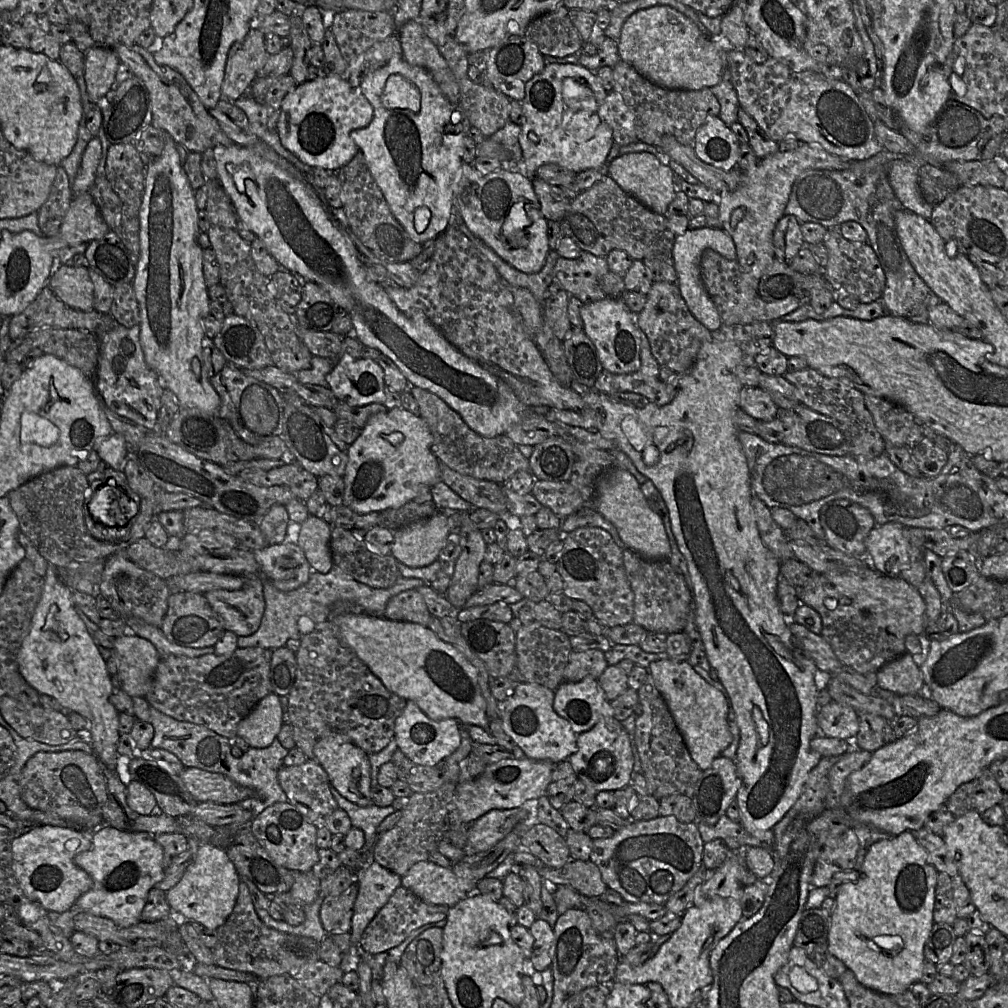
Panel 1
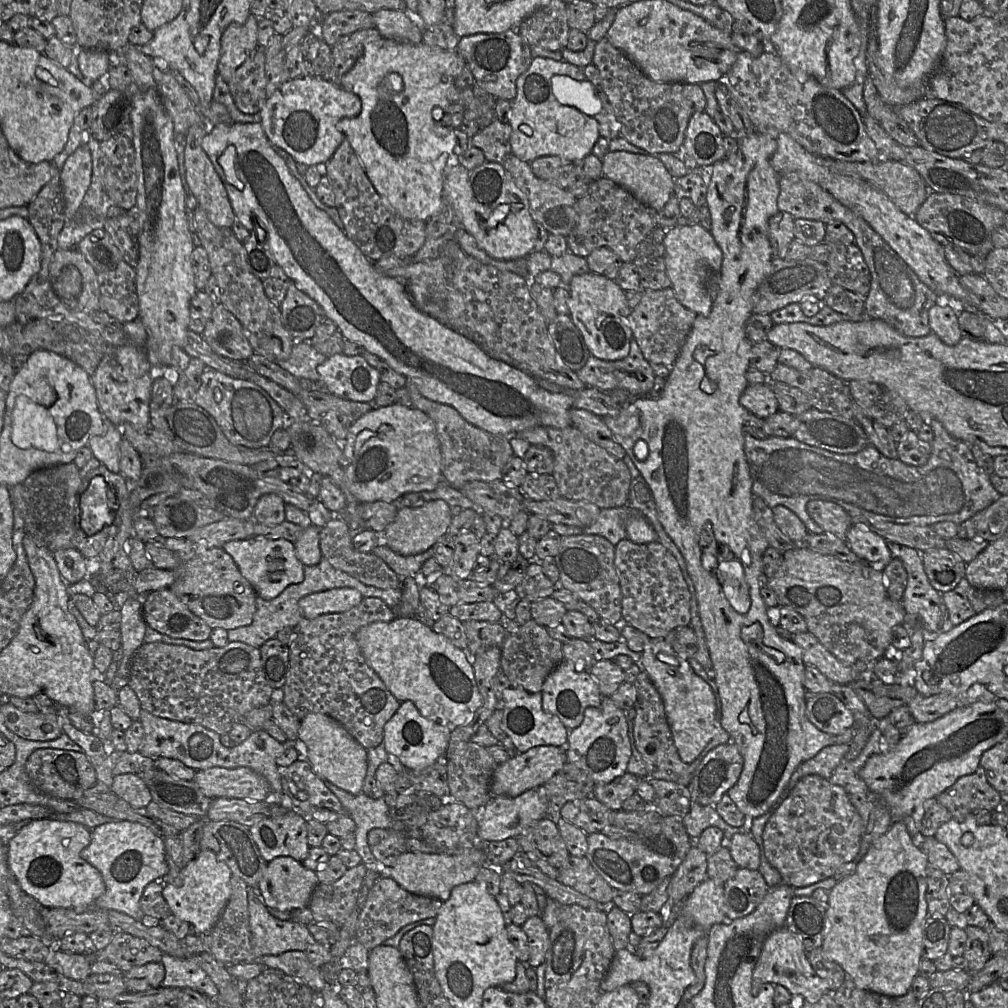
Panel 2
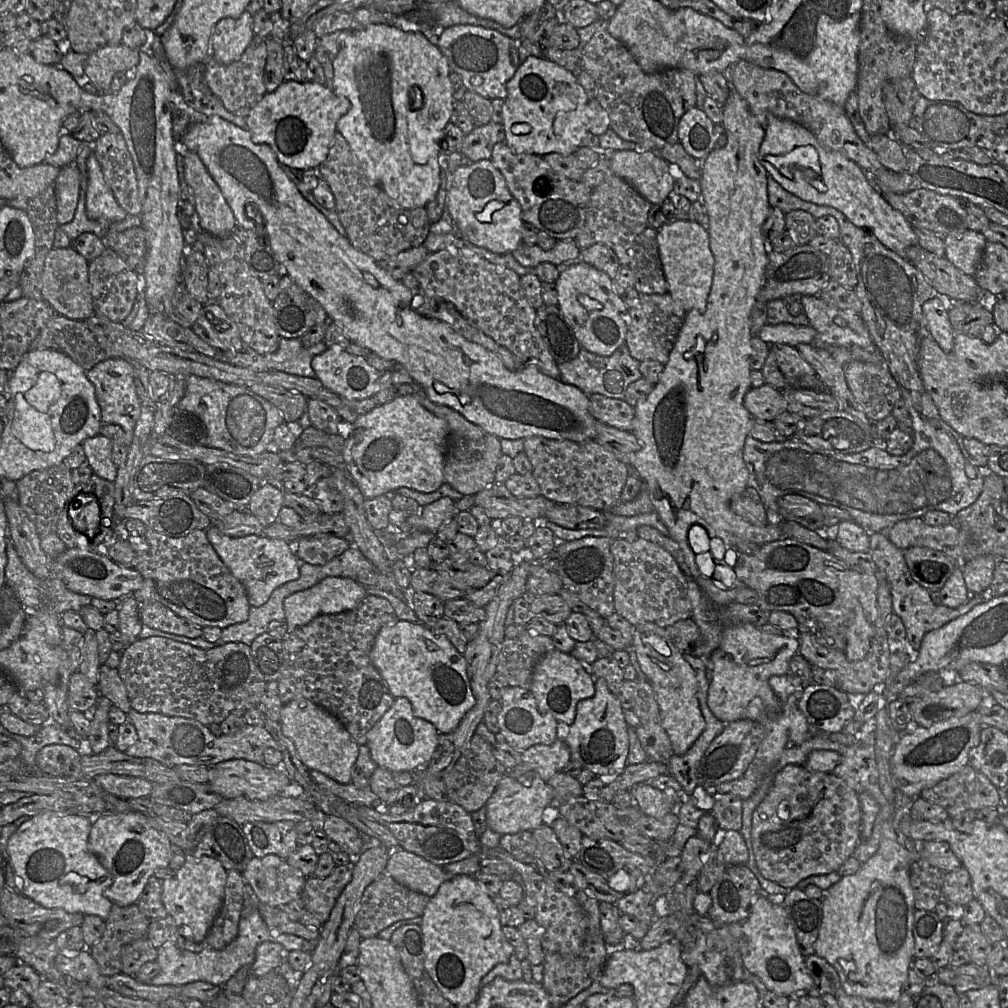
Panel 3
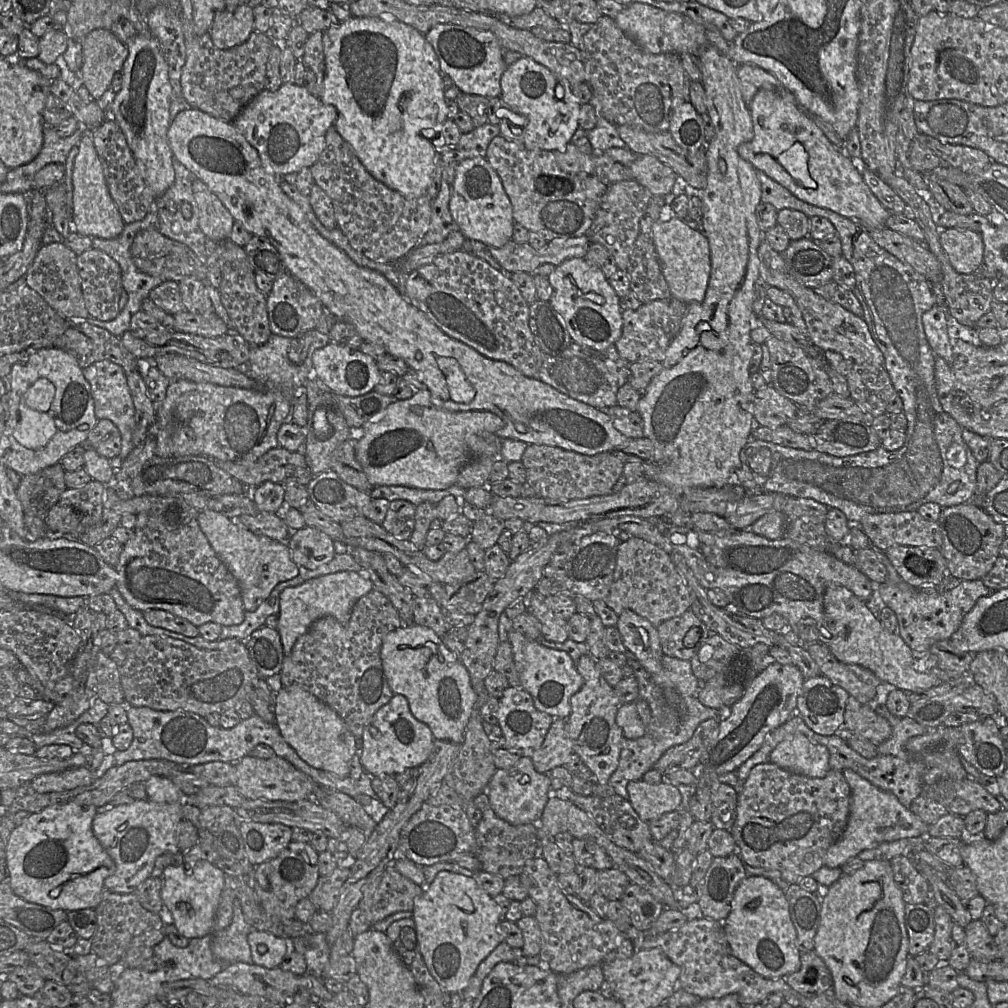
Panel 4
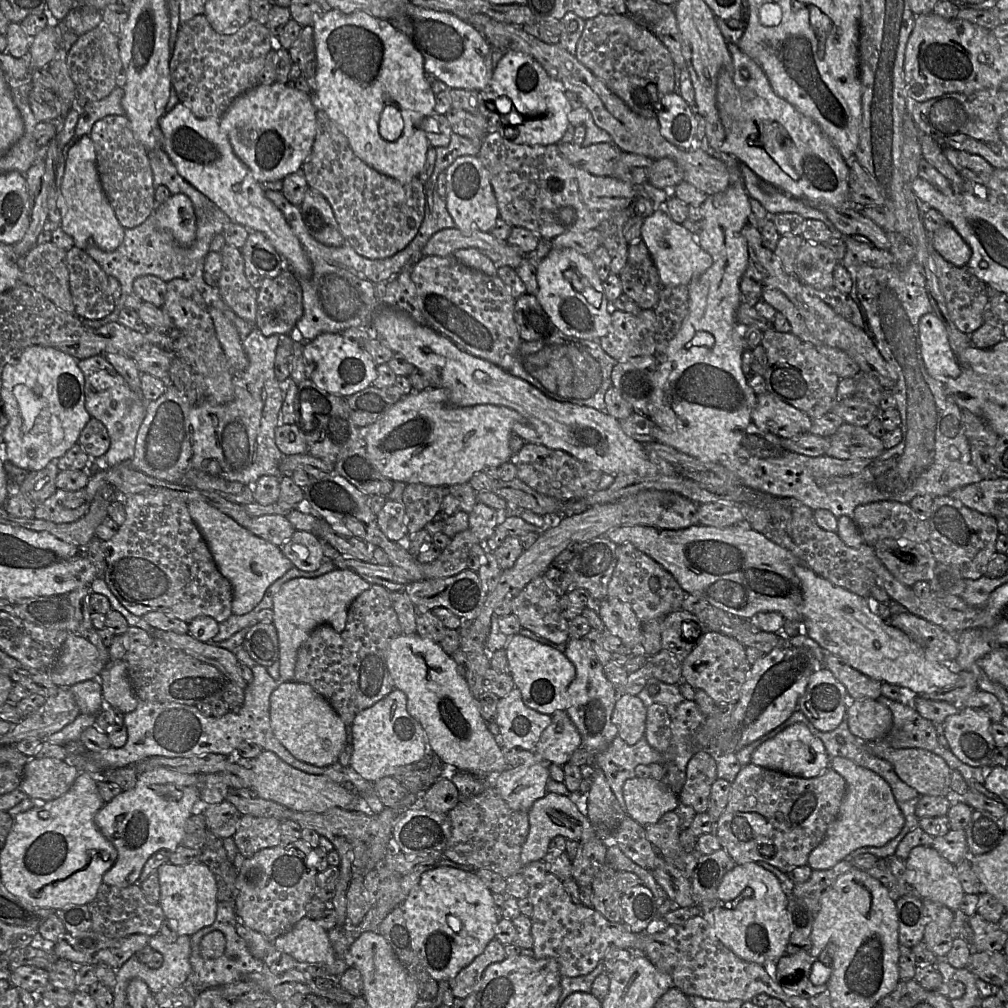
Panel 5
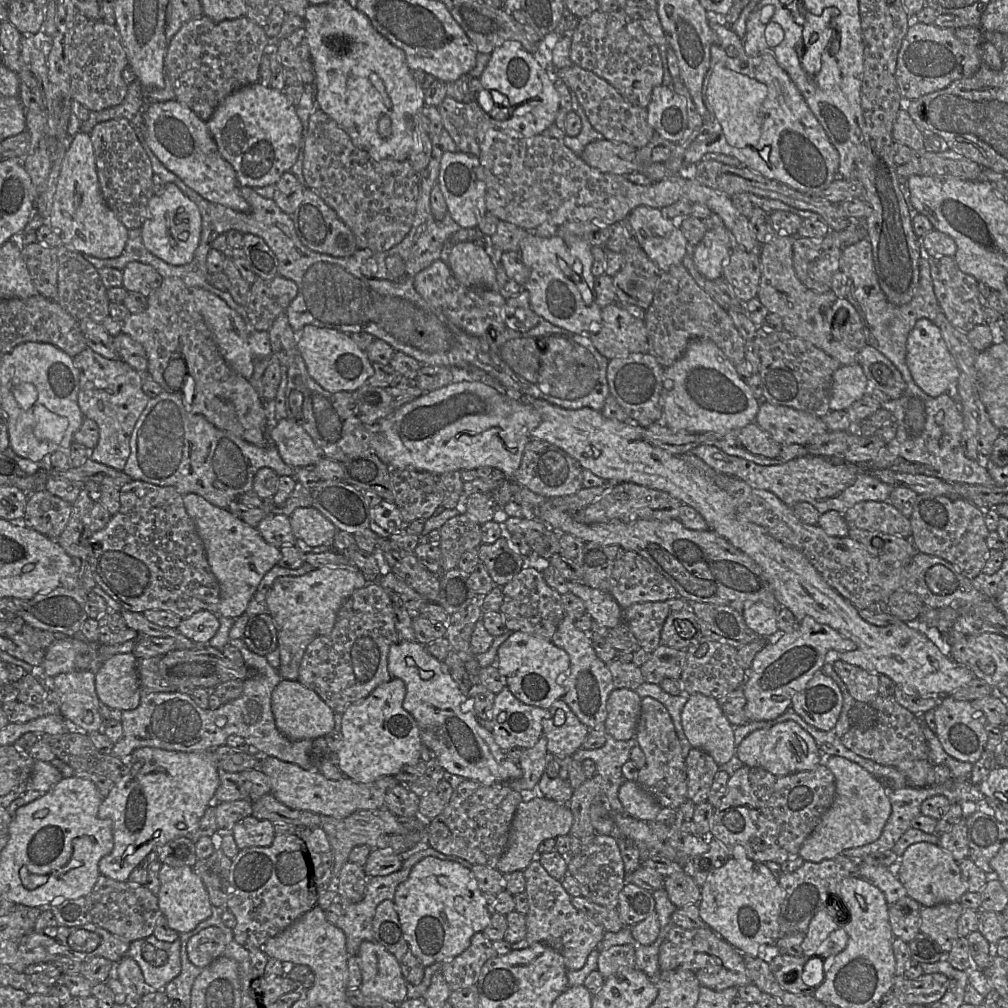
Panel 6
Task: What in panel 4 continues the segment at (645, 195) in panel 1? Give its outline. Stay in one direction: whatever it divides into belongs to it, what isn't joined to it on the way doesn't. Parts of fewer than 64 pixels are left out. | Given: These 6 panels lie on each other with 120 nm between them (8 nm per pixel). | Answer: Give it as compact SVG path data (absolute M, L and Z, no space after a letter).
M641 155L630 166L633 180L646 188L652 196L670 197L678 175L668 165L652 155Z

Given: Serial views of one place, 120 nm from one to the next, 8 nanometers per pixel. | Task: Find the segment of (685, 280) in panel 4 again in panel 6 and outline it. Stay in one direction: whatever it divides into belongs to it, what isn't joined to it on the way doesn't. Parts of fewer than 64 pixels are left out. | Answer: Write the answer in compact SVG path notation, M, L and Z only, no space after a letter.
M639 206L625 221L648 257L663 272L681 264L691 251L678 221L669 219L659 208Z

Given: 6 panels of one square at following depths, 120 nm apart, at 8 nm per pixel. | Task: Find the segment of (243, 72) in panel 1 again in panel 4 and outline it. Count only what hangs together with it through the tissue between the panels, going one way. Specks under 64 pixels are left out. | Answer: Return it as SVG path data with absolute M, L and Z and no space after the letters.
M239 3L216 12L208 33L215 47L230 49L244 43L253 31L253 8Z

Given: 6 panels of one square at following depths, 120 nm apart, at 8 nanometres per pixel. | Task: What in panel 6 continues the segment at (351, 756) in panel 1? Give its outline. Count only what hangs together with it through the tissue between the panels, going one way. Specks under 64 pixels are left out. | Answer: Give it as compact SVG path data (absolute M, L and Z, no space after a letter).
M282 679L272 692L271 706L277 728L291 740L325 737L334 730L334 710L298 680Z

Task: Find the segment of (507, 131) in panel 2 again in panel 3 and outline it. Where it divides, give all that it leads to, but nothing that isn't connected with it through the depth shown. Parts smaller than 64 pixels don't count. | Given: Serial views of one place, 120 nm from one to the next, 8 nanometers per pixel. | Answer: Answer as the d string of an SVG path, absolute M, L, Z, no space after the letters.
M490 121L484 126L476 126L464 136L459 152L470 159L472 163L479 160L491 160L495 144L505 142L505 129L502 123Z

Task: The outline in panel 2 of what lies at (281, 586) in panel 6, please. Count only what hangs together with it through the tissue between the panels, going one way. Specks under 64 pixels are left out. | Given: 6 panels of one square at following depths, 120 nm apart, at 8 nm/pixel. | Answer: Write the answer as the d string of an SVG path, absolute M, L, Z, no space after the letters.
M341 587L312 593L299 600L304 618L314 619L327 613L345 612L361 603L363 595L354 588Z

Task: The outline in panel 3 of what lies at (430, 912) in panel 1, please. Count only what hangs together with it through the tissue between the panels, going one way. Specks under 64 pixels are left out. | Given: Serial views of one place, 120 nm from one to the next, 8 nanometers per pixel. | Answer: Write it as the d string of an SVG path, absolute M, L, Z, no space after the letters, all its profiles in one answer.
M382 874L364 891L354 927L362 939L378 937L382 930L398 921L421 917L429 900L427 895L413 891L391 876Z

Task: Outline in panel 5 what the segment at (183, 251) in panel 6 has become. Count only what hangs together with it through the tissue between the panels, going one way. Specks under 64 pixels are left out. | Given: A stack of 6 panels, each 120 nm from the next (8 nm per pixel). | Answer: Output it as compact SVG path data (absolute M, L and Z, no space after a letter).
M174 194L154 210L159 226L168 231L182 246L190 246L196 238L196 215L185 194Z

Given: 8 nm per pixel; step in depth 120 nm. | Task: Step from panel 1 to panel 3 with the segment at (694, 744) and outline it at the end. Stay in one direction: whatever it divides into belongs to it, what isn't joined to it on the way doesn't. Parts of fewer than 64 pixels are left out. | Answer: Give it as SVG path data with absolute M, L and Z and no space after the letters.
M652 622L634 626L631 647L646 679L651 684L675 755L684 755L705 728L705 719L697 698L698 682L695 671L675 647L666 629Z

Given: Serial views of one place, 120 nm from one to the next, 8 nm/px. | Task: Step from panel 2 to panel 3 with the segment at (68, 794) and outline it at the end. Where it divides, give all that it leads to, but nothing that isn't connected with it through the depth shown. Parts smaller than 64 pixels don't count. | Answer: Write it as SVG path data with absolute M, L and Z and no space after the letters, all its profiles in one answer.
M51 744L42 747L36 754L37 769L52 776L68 776L80 754L64 744Z

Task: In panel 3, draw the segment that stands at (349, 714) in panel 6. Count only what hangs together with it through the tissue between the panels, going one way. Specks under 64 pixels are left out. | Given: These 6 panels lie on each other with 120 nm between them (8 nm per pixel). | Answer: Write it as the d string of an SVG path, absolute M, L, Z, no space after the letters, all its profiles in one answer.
M398 697L367 733L366 745L378 767L391 772L407 771L416 774L429 764L437 748L439 735L440 732L431 722L414 714L411 702L407 698Z

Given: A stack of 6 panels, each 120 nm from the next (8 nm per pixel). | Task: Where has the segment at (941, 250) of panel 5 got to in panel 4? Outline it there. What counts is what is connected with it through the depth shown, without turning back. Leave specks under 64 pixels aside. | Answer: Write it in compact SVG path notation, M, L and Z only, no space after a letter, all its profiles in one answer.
M941 229L939 240L951 266L961 274L977 271L983 264L981 234L972 230Z

